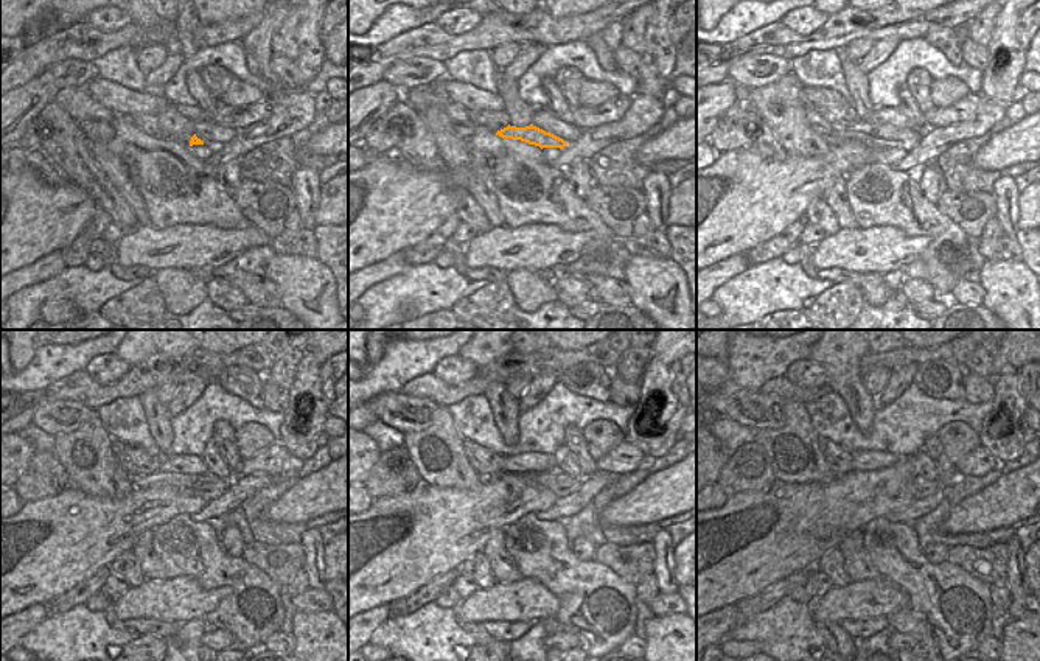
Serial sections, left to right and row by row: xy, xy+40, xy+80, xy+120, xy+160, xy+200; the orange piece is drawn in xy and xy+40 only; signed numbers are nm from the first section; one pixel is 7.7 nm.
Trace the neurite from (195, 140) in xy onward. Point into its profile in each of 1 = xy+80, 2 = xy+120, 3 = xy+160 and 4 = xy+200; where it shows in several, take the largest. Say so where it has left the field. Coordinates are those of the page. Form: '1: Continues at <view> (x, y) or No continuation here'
1: Continues at xy+80 (907, 139)
2: Continues at xy+120 (207, 486)
3: Continues at xy+160 (555, 481)
4: Continues at xy+200 (921, 487).

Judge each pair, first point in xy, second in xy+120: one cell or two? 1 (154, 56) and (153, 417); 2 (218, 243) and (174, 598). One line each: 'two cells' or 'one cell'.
1: two cells
2: one cell

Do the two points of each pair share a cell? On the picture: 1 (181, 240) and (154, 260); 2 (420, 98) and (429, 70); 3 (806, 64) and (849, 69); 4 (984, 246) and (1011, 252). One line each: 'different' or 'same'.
1: same
2: different
3: different
4: same

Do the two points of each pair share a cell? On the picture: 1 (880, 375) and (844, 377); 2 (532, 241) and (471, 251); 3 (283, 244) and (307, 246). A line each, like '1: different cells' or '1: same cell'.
1: different cells
2: same cell
3: same cell

